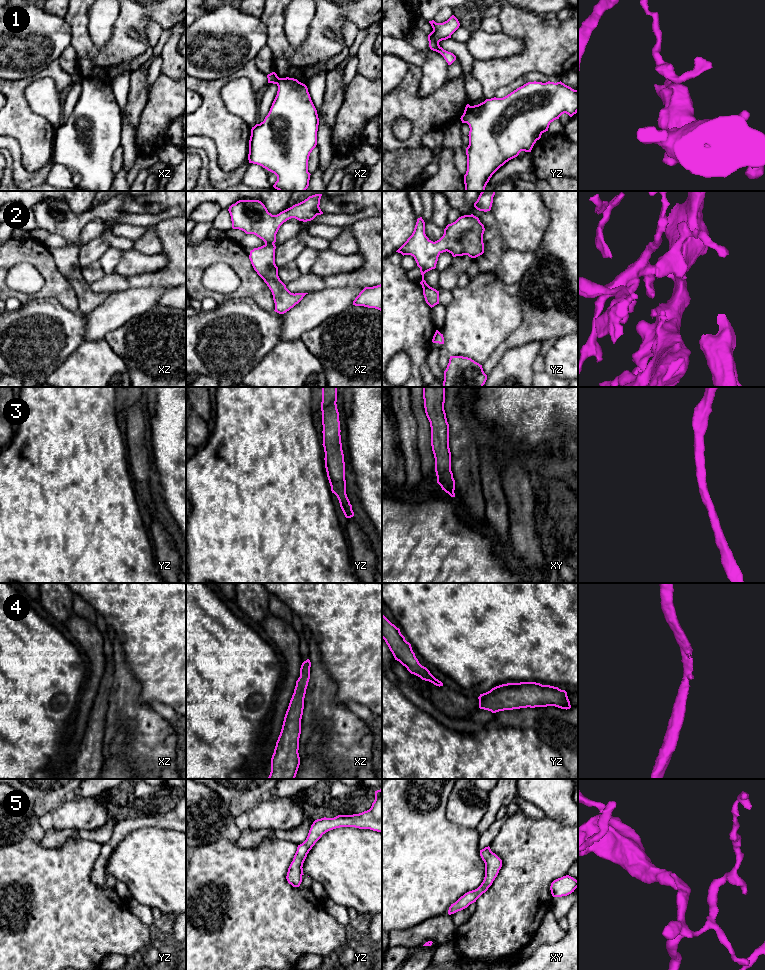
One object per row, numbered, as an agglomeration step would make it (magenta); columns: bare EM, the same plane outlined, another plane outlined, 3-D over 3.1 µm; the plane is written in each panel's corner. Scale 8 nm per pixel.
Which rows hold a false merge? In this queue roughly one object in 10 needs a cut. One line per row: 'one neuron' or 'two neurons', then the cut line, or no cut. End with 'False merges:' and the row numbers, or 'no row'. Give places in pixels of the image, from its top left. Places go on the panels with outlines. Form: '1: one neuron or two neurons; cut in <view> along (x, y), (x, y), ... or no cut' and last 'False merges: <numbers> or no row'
1: two neurons; cut in xz along (279, 78), (276, 83)
2: one neuron; no cut
3: one neuron; no cut
4: one neuron; no cut
5: one neuron; no cut
False merges: 1

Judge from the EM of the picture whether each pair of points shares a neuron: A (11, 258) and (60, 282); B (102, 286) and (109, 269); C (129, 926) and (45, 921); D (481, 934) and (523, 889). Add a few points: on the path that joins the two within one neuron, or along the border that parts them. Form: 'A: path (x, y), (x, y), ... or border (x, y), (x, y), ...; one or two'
A: path (23, 256), (34, 256), (48, 270); one
B: border (114, 272), (105, 274); two
C: path (108, 926), (101, 923), (66, 922); one
D: path (492, 923), (515, 900); one

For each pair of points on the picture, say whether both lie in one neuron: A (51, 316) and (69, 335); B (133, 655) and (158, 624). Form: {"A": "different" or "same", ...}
{"A": "same", "B": "same"}

